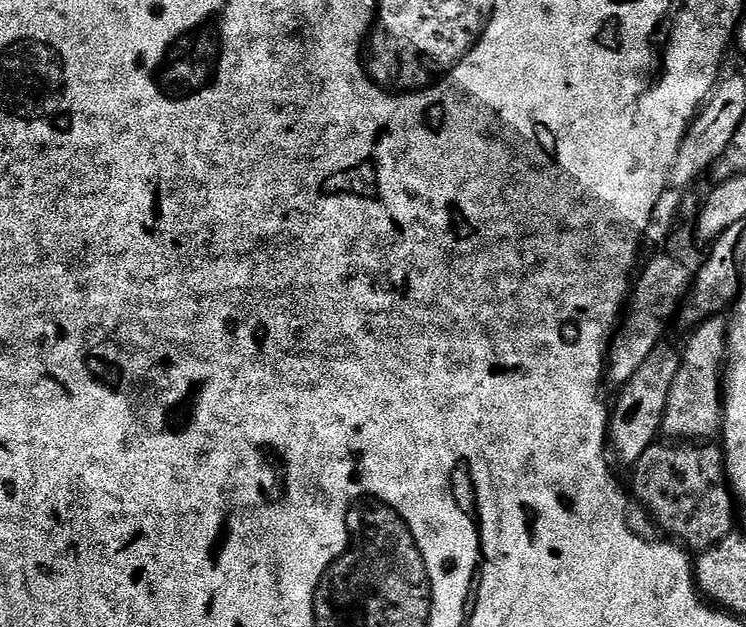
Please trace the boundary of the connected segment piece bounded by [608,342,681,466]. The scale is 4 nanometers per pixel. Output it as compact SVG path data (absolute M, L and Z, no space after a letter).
M662 342L650 350L650 358L638 366L634 378L619 389L620 397L616 404L611 405L608 417L608 438L613 453L620 452L622 459L628 466L635 466L638 458L646 454L651 444L657 443L664 427L664 415L666 414L666 398L670 398L670 386L674 386L674 378L678 375L680 365L679 347Z

